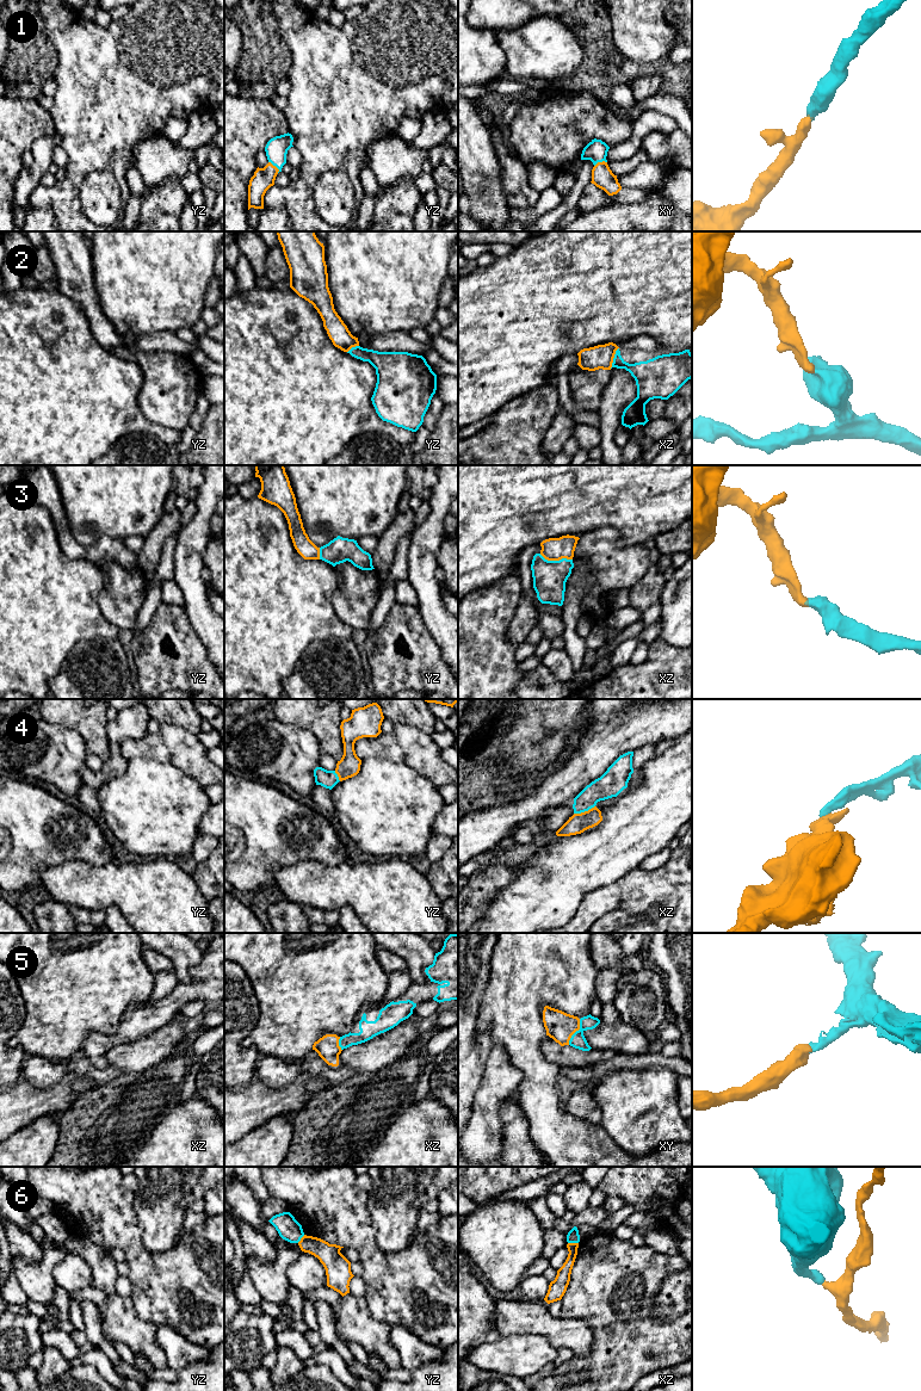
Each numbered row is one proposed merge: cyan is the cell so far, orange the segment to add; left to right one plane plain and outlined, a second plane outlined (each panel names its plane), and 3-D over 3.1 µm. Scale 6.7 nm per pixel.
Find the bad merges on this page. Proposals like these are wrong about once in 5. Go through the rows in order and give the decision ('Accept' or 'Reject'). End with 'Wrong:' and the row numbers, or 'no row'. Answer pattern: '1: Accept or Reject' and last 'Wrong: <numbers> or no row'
1: Accept
2: Reject
3: Accept
4: Accept
5: Accept
6: Reject
Wrong: 2, 6

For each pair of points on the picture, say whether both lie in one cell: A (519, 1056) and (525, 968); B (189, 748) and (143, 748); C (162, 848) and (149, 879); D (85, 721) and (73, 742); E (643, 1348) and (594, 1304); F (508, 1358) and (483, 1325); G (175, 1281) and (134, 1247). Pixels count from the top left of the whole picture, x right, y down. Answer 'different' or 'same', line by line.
A: same
B: same
C: different
D: different
E: same
F: different
G: same

